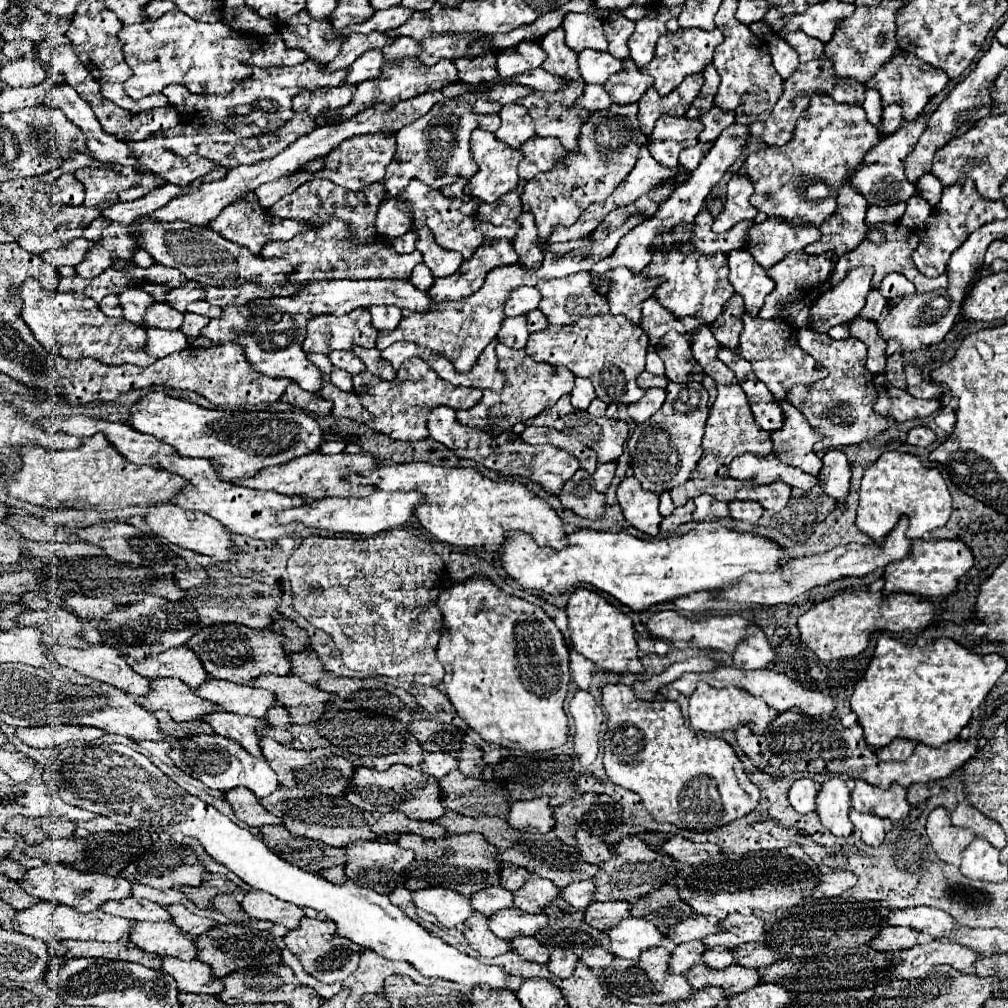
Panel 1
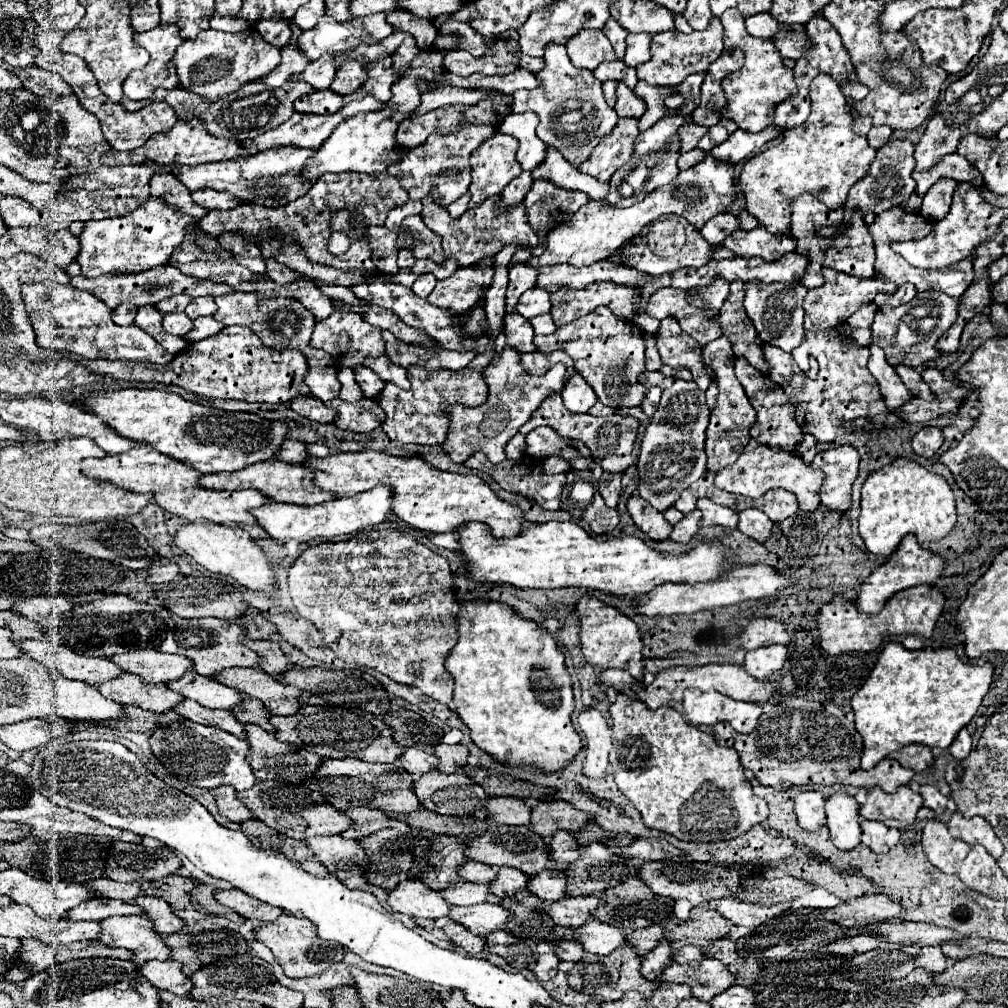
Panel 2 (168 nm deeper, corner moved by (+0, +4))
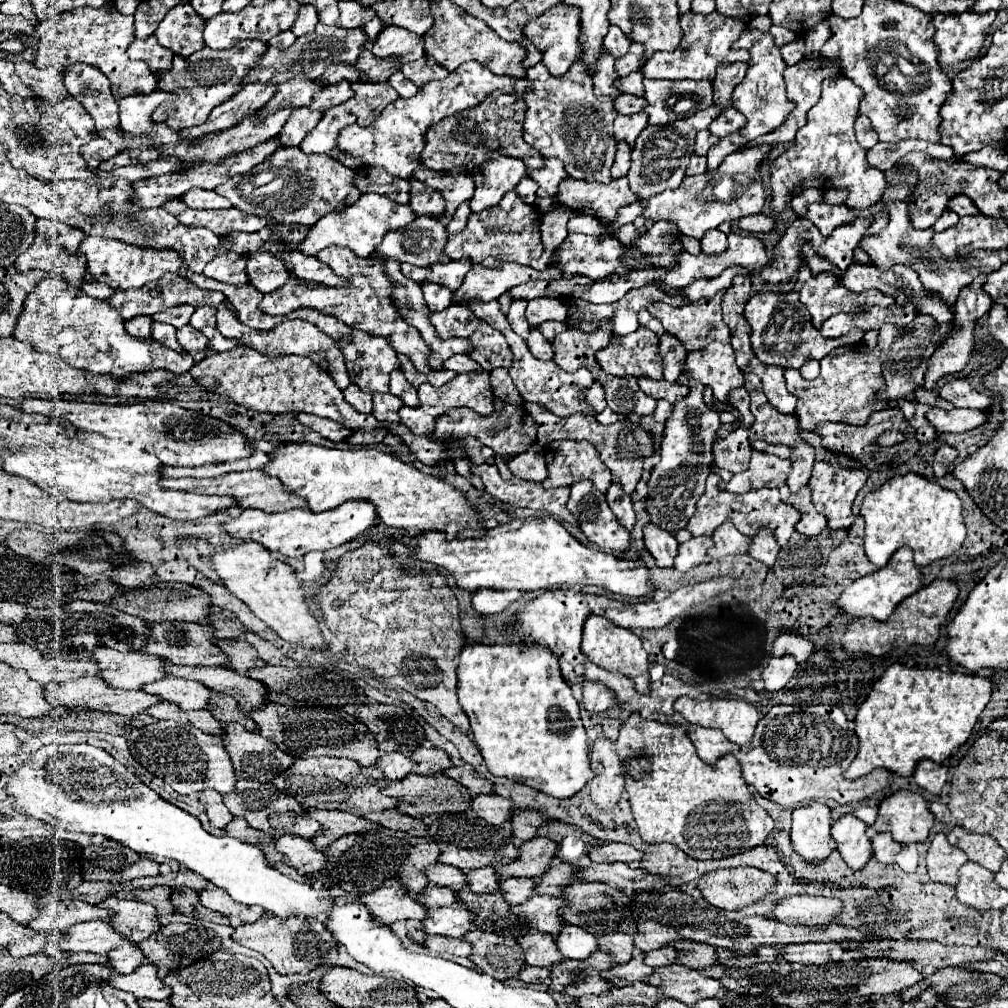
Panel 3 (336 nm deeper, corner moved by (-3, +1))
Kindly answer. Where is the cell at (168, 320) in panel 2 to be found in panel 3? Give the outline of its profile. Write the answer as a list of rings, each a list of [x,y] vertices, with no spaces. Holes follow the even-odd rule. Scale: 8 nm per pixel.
[[[191,325],[177,329],[177,341],[181,343],[181,347],[185,351],[203,351],[209,347],[209,341],[205,339],[205,335],[201,331],[193,329]]]

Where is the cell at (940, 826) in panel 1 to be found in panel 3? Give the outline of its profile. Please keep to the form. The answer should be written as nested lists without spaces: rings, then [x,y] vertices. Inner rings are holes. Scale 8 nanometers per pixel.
[[[937,833],[933,837],[927,851],[927,873],[931,881],[953,887],[959,879],[957,871],[965,863],[967,863],[967,855],[963,855],[963,851],[959,851],[957,847],[949,845],[943,833]]]

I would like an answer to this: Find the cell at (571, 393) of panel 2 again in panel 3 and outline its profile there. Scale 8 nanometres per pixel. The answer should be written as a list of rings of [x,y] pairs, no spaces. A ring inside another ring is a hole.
[[[593,383],[589,389],[583,391],[583,395],[585,395],[585,401],[589,405],[593,405],[593,409],[597,413],[601,413],[607,407],[607,403],[605,403],[605,391],[603,391],[603,387],[599,383]]]

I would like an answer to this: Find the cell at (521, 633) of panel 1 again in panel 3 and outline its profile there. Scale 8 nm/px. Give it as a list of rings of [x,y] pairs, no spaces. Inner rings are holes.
[[[465,645],[457,667],[459,703],[471,721],[471,735],[479,747],[487,769],[497,777],[507,777],[535,791],[557,799],[571,799],[591,779],[589,737],[579,717],[579,703],[559,671],[559,661],[541,645]]]

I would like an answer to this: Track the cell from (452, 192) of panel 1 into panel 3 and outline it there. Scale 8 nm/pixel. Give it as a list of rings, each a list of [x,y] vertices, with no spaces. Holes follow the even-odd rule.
[[[461,203],[461,207],[457,207],[457,211],[455,211],[455,215],[453,215],[453,219],[447,223],[447,233],[449,235],[455,235],[457,231],[461,231],[463,227],[465,227],[465,223],[467,223],[467,217],[471,215],[471,209],[469,209],[469,203]]]

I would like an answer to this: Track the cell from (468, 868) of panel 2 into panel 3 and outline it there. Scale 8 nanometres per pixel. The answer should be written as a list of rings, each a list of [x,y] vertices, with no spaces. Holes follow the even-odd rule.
[[[433,863],[433,867],[425,869],[425,877],[431,885],[449,887],[453,891],[461,891],[465,887],[465,871],[461,871],[457,867],[451,867],[451,865]]]

